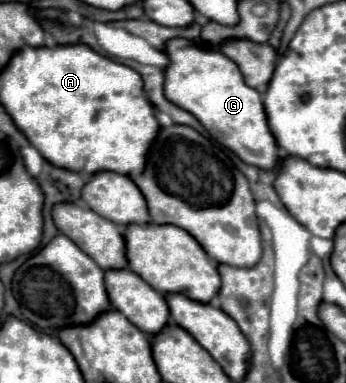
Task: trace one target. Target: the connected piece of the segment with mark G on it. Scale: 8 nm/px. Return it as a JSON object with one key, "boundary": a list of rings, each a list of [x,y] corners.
{"boundary":[[[172,38],[164,46],[170,64],[164,70],[164,96],[194,114],[214,140],[230,148],[246,164],[274,168],[278,164],[278,146],[266,124],[262,96],[242,82],[238,66],[220,50],[198,46],[186,38]]]}

